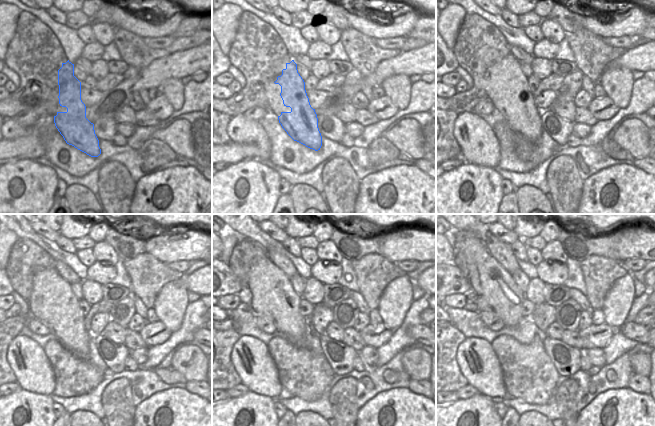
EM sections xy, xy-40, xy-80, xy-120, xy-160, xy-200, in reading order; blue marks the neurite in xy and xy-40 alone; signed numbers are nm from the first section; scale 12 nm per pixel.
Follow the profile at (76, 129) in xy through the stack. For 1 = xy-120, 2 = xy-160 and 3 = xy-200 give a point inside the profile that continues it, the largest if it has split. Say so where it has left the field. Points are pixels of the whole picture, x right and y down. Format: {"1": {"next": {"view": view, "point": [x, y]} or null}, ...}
{"1": {"next": {"view": "xy-120", "point": [51, 290]}}, "2": {"next": {"view": "xy-160", "point": [272, 287]}}, "3": {"next": {"view": "xy-200", "point": [496, 287]}}}

